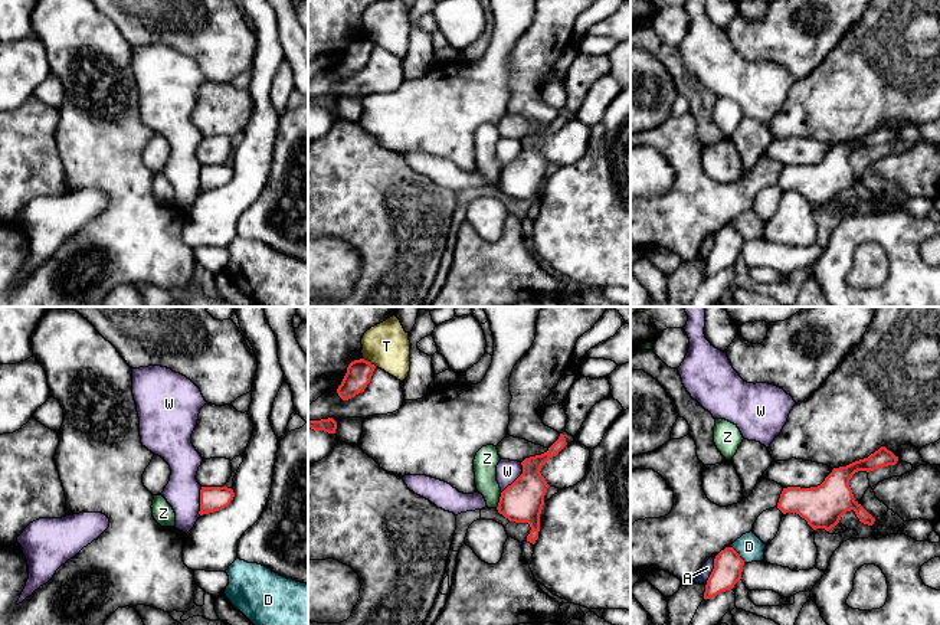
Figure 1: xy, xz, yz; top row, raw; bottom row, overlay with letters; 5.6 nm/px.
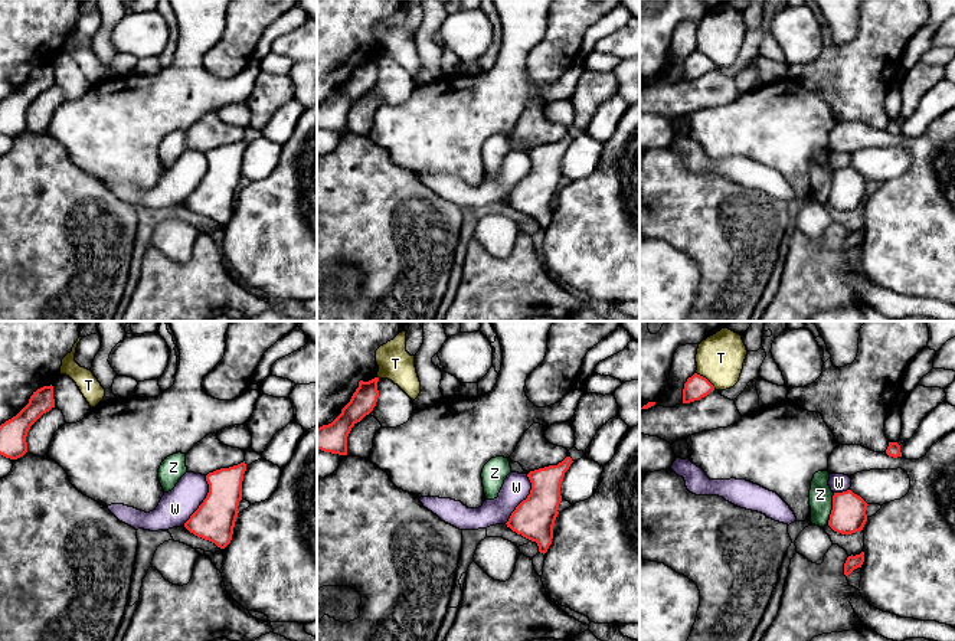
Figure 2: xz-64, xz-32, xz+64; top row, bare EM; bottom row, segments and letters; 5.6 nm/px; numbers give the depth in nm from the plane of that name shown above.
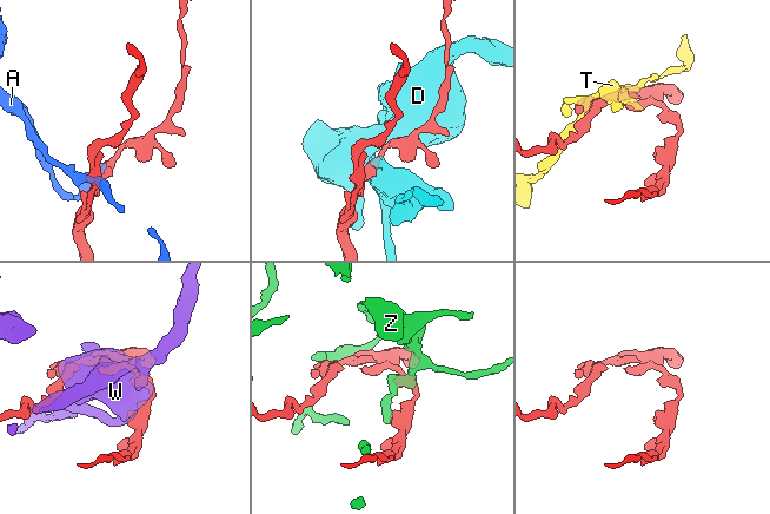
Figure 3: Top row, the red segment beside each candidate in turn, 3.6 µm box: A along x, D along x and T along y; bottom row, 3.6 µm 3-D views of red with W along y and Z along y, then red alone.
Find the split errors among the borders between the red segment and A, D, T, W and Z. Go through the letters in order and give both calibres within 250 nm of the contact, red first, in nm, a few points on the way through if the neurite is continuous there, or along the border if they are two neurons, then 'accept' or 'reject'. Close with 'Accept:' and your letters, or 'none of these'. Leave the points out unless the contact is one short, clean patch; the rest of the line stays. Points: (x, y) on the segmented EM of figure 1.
A: calibres 160 and 70 nm; reject
D: calibres 160 and 150 nm; border yz (731, 546), (744, 562); reject
T: calibres 140 and 260 nm; reject
W: calibres 240 and 130 nm; border xz (521, 462), (521, 473), (501, 493); reject
Z: calibres 240 and 140 nm; reject
Accept: none of these

